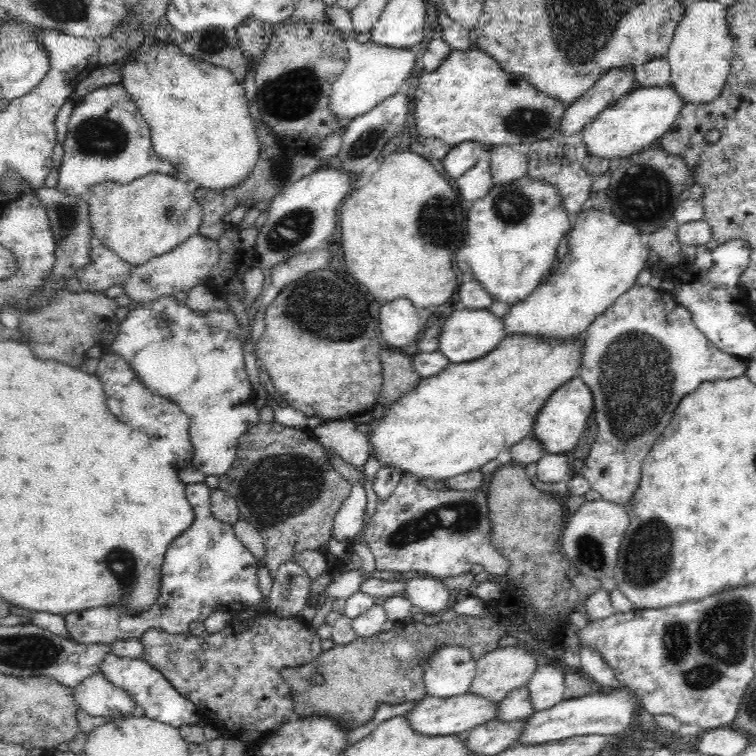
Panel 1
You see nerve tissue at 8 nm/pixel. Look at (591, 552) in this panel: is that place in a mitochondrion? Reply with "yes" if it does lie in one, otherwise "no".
yes

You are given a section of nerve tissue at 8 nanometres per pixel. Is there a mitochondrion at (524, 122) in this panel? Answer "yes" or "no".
yes

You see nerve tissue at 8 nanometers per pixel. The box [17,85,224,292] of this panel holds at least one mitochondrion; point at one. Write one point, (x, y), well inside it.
(99, 135)

